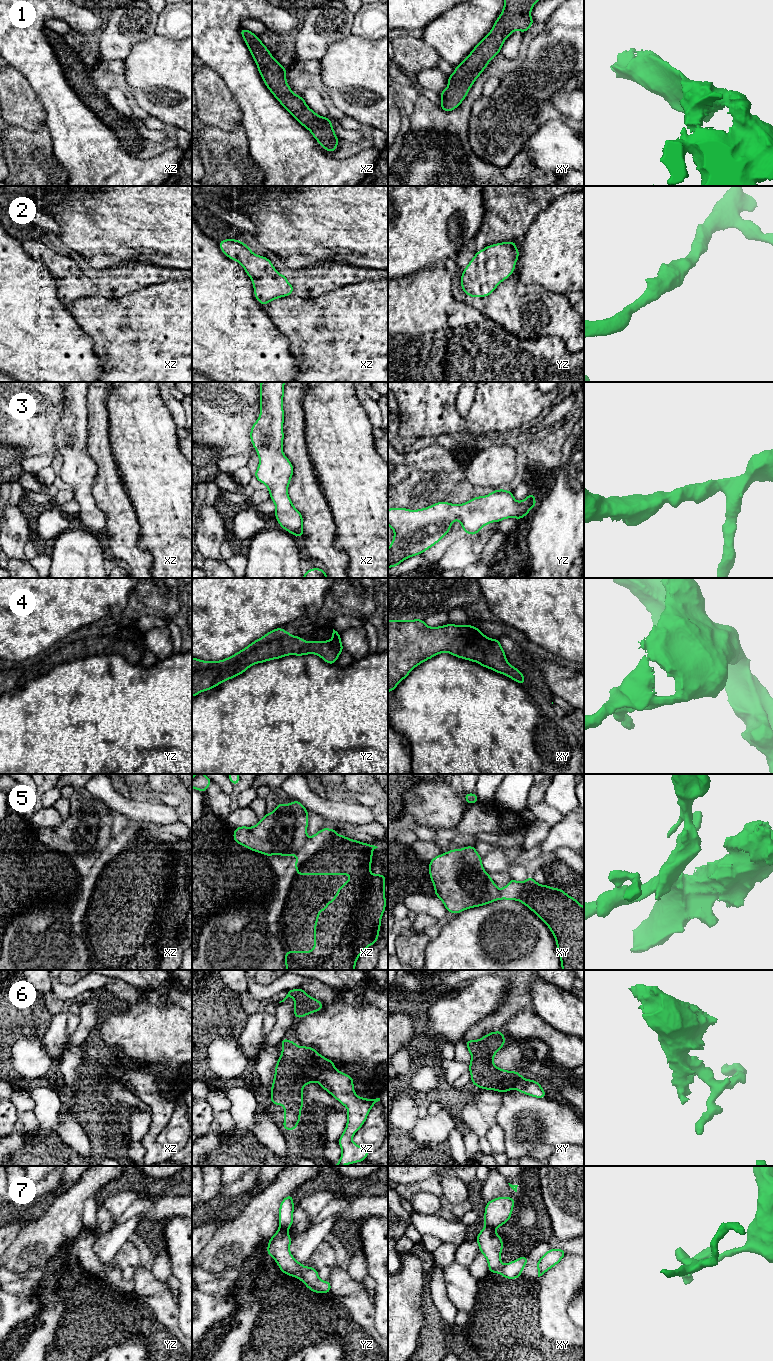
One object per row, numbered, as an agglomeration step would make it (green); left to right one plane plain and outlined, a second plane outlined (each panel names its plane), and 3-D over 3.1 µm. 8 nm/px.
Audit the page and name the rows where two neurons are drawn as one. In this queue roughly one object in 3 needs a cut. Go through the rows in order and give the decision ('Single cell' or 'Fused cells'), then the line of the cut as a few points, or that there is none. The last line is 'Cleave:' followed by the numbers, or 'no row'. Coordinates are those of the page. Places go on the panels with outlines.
1: Single cell. No split
2: Single cell. No split
3: Single cell. No split
4: Single cell. No split
5: Single cell. No split
6: Fused cells. Split along xz (334, 1069), (324, 1071), (317, 1081)
7: Fused cells. Split along xy (485, 1225), (494, 1229)
Cleave: 6, 7

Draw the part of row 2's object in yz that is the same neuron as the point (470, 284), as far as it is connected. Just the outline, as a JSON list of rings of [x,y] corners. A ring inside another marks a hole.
[[[515,241],[502,242],[486,246],[483,250],[477,251],[461,275],[461,288],[470,297],[483,298],[489,296],[497,286],[511,276],[514,272],[516,262],[519,258],[519,249]]]

